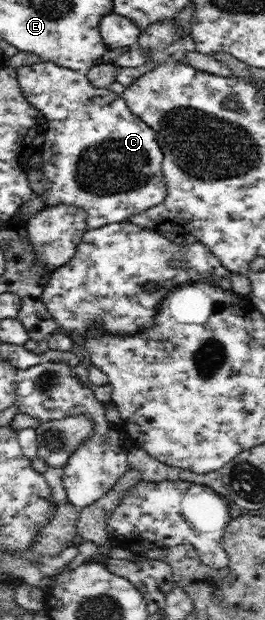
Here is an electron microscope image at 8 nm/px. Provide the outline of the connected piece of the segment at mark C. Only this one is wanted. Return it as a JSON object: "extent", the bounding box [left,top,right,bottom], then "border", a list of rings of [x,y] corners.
{"extent":[16,62,167,230],"border":[[[41,62],[30,66],[21,66],[16,69],[16,76],[21,88],[21,94],[25,96],[25,100],[31,106],[37,108],[41,112],[42,117],[48,121],[48,129],[46,130],[46,139],[42,143],[40,150],[42,153],[43,173],[45,177],[51,181],[51,187],[47,189],[41,196],[45,199],[45,205],[49,204],[73,204],[79,206],[87,212],[87,230],[99,229],[109,223],[120,223],[127,221],[133,215],[139,215],[143,211],[147,211],[150,207],[163,203],[167,193],[167,184],[165,176],[162,173],[162,162],[164,154],[157,142],[156,134],[139,118],[133,114],[122,95],[116,95],[110,88],[96,88],[93,86],[85,73],[77,70],[61,67],[53,62]]]}

